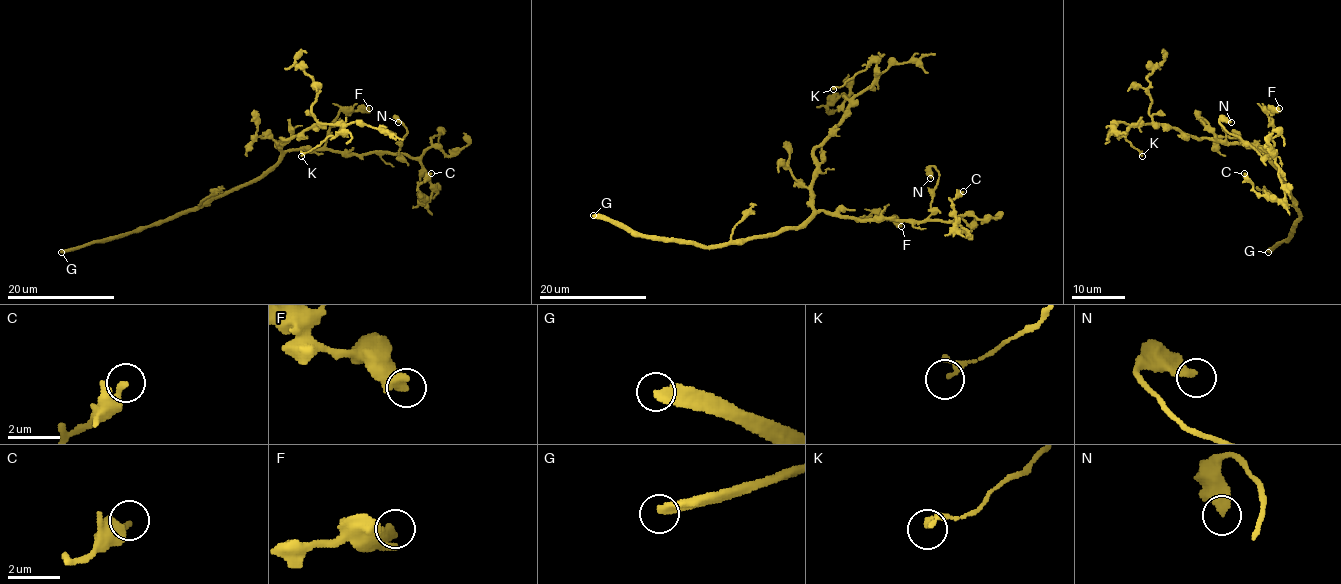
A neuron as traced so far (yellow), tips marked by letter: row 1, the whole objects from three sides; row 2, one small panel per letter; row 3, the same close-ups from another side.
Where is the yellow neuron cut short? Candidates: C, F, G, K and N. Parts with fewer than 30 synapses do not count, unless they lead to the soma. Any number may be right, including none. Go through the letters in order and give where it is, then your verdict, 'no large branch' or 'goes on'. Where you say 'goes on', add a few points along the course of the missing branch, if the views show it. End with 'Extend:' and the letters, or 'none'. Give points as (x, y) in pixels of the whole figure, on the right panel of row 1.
C: at (1244, 173); no large branch
F: at (1279, 108); no large branch
G: at (1268, 252); goes on
K: at (1142, 156); no large branch
N: at (1231, 122); no large branch
Extend: G

